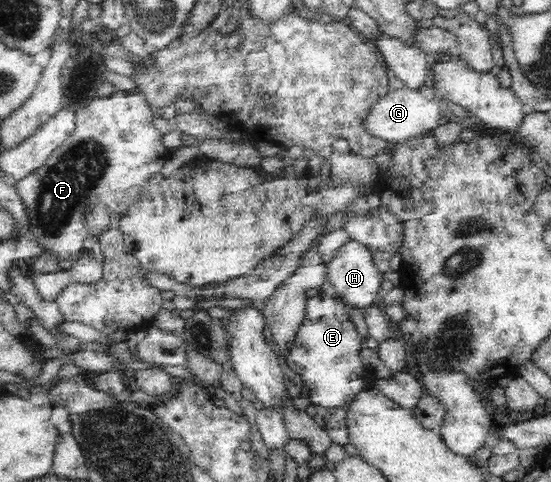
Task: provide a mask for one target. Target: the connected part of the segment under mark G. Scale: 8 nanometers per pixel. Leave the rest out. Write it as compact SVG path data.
M404 88L391 89L390 93L387 93L385 97L371 107L365 126L368 127L368 131L374 137L385 139L391 144L409 142L421 135L426 135L445 122L441 116L441 111L439 111L441 102L437 95L434 99L425 99L417 91L409 91Z

